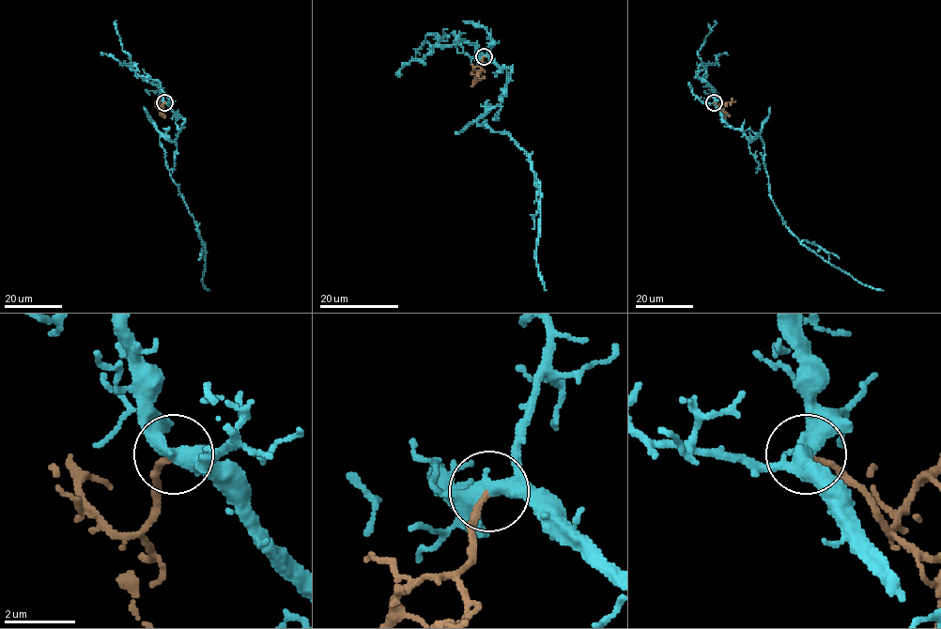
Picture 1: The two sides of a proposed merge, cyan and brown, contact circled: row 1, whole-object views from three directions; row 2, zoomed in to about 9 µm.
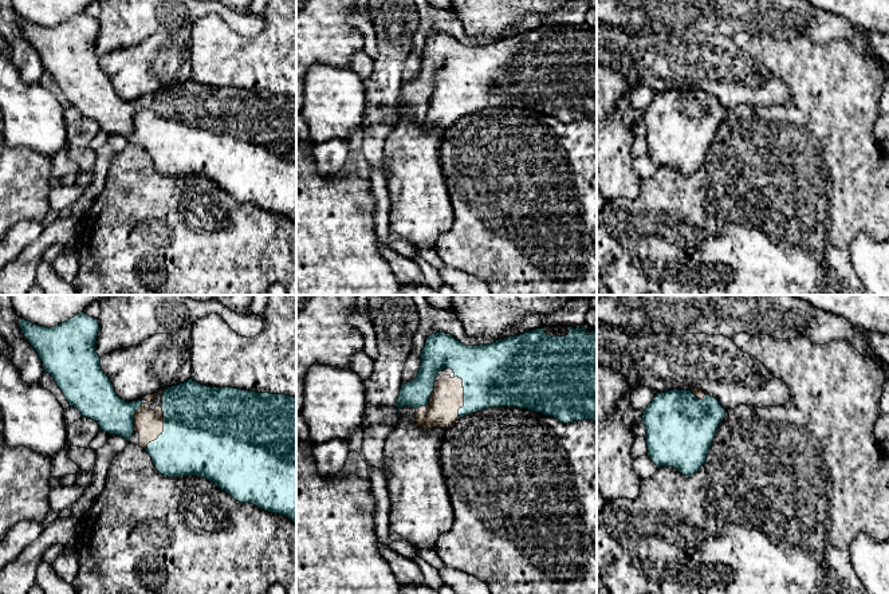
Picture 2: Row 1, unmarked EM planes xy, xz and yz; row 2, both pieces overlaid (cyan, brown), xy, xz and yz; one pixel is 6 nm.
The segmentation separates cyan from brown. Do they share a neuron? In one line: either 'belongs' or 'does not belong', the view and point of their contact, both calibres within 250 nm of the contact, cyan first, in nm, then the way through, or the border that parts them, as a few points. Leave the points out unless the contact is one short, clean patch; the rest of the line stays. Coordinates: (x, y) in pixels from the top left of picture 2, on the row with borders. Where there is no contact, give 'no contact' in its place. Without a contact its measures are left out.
belongs; meets cyan in xz at (464, 396); 380 nm thick on the cyan side, 190 nm on the other

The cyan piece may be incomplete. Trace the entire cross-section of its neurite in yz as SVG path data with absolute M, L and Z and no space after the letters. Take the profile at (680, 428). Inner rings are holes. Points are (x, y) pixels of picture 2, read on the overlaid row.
M673 389L657 393L644 410L649 459L660 467L673 467L684 476L704 464L725 409L703 390Z

